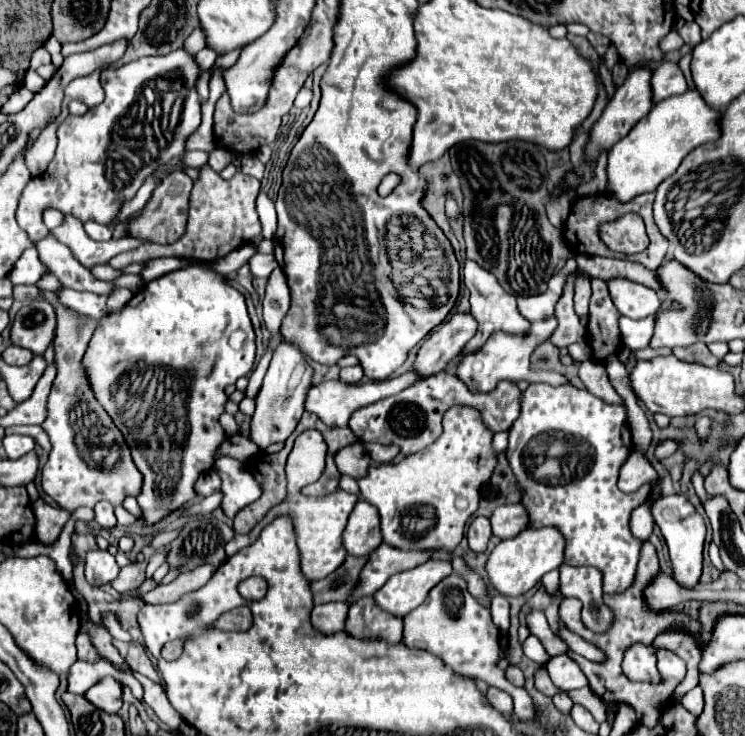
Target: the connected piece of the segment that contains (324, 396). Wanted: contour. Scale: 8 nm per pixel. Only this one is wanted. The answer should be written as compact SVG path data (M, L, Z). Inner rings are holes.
M411 370L407 374L401 374L401 376L395 376L395 378L389 378L389 380L381 380L381 382L365 382L365 384L347 384L347 382L323 382L323 384L317 384L309 390L309 398L305 402L305 410L309 412L315 412L325 424L329 426L347 426L349 424L349 418L355 410L359 408L365 408L369 404L375 404L383 398L389 398L389 396L395 396L399 394L401 390L413 386L415 382L421 382L425 376L421 376L419 372Z

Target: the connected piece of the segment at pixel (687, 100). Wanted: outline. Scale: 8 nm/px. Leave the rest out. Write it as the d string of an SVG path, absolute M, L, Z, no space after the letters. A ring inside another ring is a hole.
M687 90L685 94L657 102L653 110L609 150L605 192L623 204L639 194L655 192L655 188L679 168L681 160L691 150L719 138L717 122L719 112L709 108L697 90Z

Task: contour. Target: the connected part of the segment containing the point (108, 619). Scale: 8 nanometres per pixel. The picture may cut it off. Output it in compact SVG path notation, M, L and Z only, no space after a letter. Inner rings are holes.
M112 613L105 614L103 616L102 621L106 629L114 639L124 642L131 641L130 634L127 634L125 630L122 630L121 624L114 614Z

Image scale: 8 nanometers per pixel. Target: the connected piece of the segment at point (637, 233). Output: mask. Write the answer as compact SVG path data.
M625 214L611 224L601 226L603 242L621 254L637 254L649 246L645 224L639 214Z

